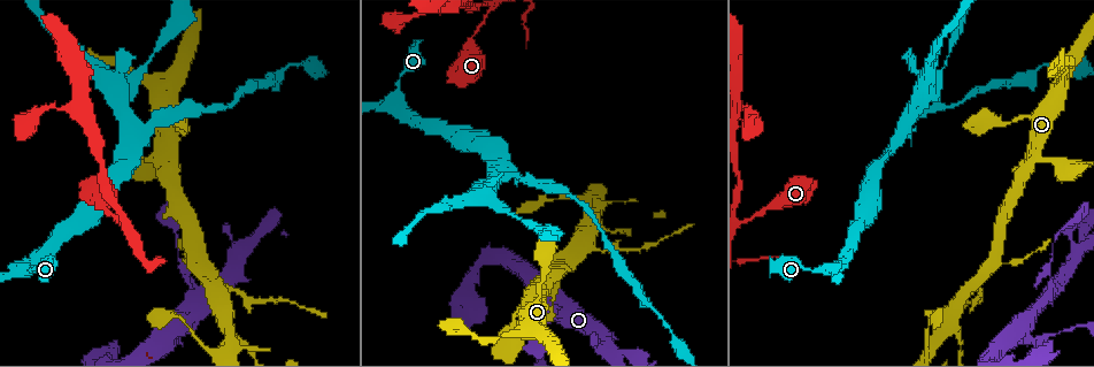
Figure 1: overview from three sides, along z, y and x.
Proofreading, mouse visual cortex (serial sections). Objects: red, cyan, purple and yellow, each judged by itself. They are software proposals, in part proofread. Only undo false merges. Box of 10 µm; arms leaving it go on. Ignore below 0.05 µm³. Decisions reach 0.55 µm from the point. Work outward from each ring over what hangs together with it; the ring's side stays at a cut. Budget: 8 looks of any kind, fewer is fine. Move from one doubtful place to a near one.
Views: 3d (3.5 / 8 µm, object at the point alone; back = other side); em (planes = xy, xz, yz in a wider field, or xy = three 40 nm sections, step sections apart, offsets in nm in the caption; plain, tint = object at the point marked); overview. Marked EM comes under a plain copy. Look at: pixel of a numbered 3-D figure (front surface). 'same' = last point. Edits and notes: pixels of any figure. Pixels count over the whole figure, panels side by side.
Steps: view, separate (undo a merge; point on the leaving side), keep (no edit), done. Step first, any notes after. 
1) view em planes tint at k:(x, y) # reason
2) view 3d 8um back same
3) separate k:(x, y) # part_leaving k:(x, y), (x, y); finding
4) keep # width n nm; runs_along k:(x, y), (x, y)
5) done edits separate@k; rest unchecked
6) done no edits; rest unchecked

view em xy step 1 tint at 1:(477, 198) # abrupt turn

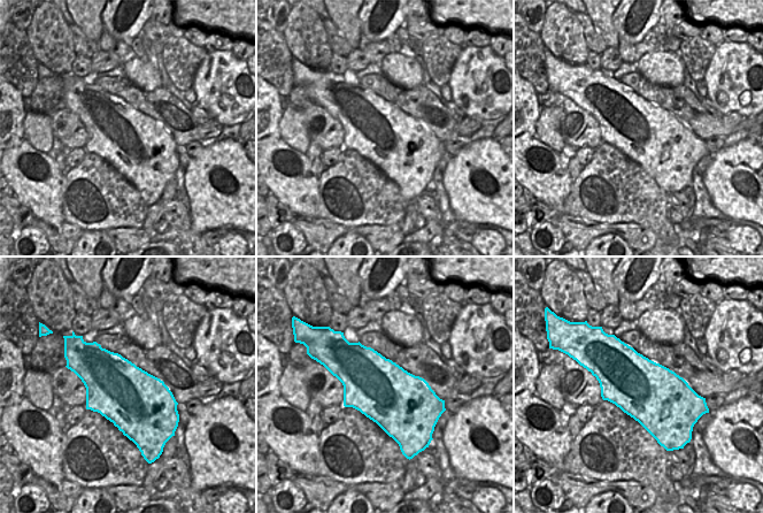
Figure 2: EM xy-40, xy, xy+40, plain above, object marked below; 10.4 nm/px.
view 3d 3.5um same

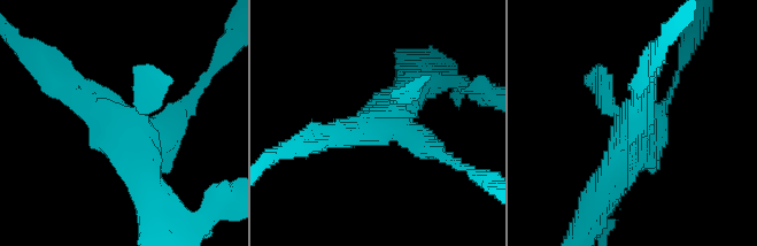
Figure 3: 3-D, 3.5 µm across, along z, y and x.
keep # runs_along 3:(157, 206), (136, 141), (79, 89); all the same cell

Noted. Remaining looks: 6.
view 3d 3.5um at 1:(749, 221) # thin neck

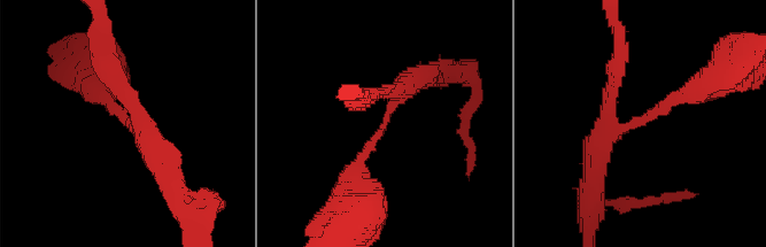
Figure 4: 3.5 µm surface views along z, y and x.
view em xy step 5 tint at 4:(384, 126) # arms 3; arm_widths 200, 300, 350 nm

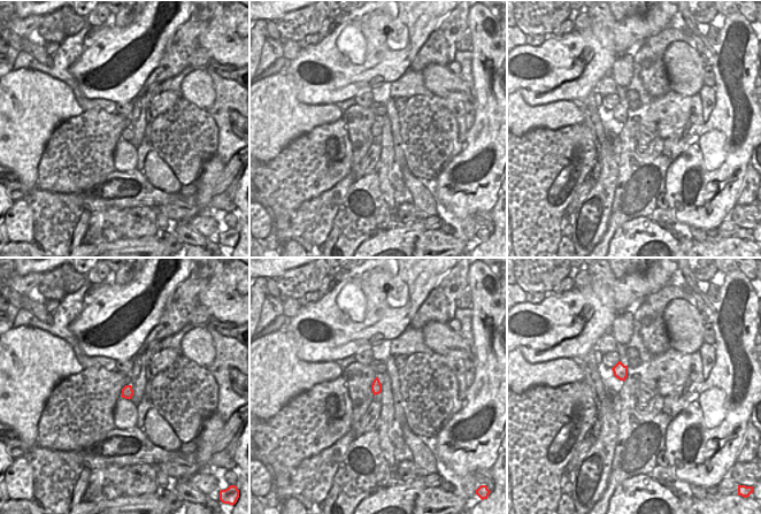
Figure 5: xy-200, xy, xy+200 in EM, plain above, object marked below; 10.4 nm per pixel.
keep # runs_along 4:(356, 185), (395, 100), (381, 91); all the same cell

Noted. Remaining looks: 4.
view 3d 3.5um at 1:(583, 240) # three-way junction

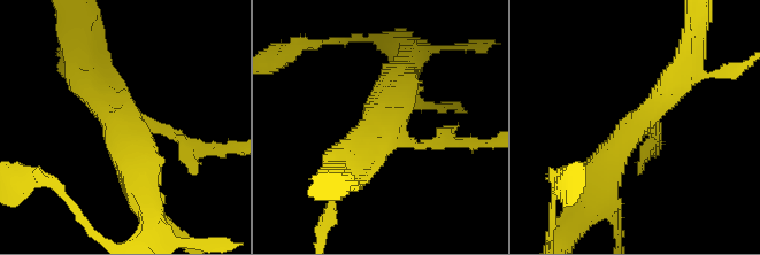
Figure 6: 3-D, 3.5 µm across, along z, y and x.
view em xy step 2 tint at 6:(640, 124) # arms 3; arm_widths 100, 400, 450 nm

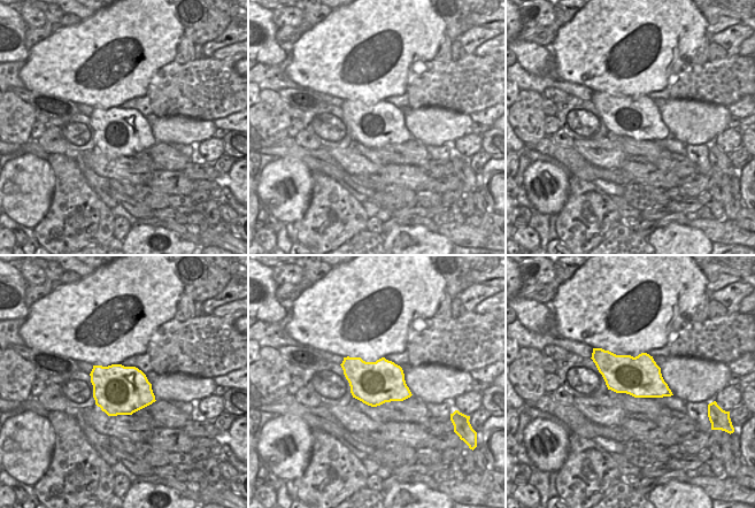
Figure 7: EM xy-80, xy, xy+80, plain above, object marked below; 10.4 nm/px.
keep # runs_along 6:(685, 72), (593, 178); one cell here

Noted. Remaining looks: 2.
done no edits; rest unchecked

